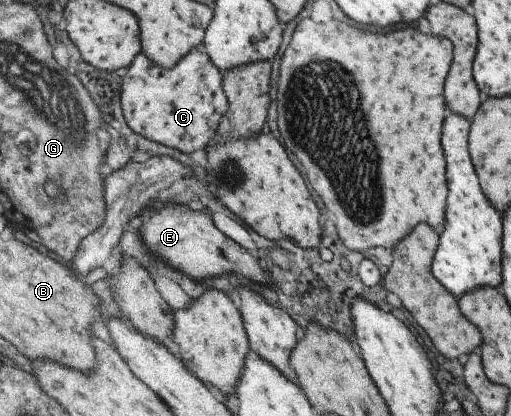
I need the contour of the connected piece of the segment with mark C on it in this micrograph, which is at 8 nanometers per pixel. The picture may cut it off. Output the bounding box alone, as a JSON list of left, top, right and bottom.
[120,47,227,154]

